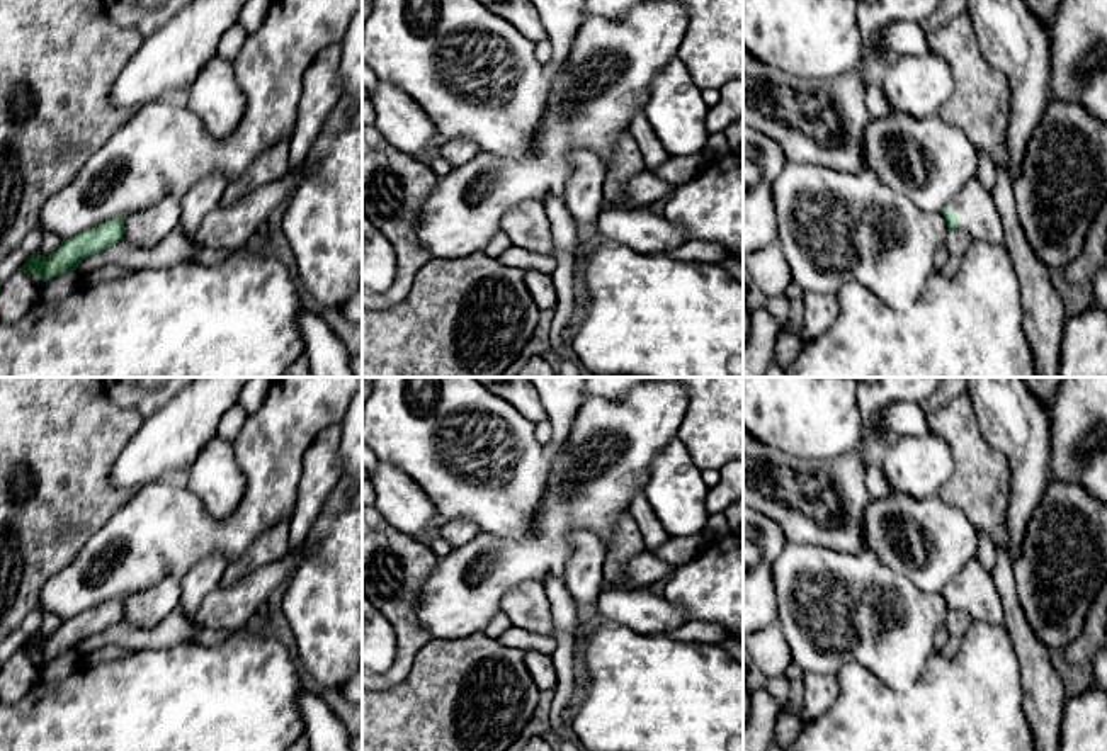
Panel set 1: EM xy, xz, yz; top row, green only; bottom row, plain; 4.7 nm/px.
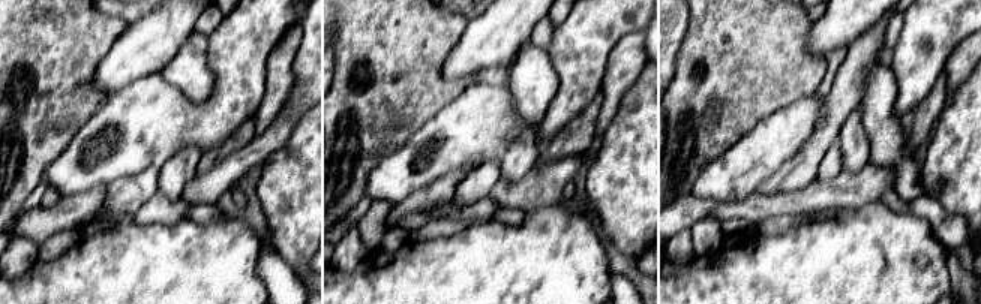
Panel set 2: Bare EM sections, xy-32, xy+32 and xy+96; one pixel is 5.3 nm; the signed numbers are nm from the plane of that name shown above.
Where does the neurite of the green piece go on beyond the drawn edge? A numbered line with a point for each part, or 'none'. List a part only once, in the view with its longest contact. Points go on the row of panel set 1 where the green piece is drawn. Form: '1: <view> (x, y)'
1: yz (975, 208)

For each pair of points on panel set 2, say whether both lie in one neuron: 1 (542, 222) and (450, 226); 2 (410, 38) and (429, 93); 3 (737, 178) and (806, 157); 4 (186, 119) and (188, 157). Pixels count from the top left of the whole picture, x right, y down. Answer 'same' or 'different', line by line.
1: different
2: same
3: different
4: different

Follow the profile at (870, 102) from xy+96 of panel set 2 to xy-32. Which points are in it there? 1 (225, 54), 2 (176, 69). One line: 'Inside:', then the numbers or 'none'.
Inside: 2

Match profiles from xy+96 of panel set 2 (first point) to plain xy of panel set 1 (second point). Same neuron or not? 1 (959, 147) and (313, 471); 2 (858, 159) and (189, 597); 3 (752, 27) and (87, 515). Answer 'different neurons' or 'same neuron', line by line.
1: different neurons
2: same neuron
3: same neuron

